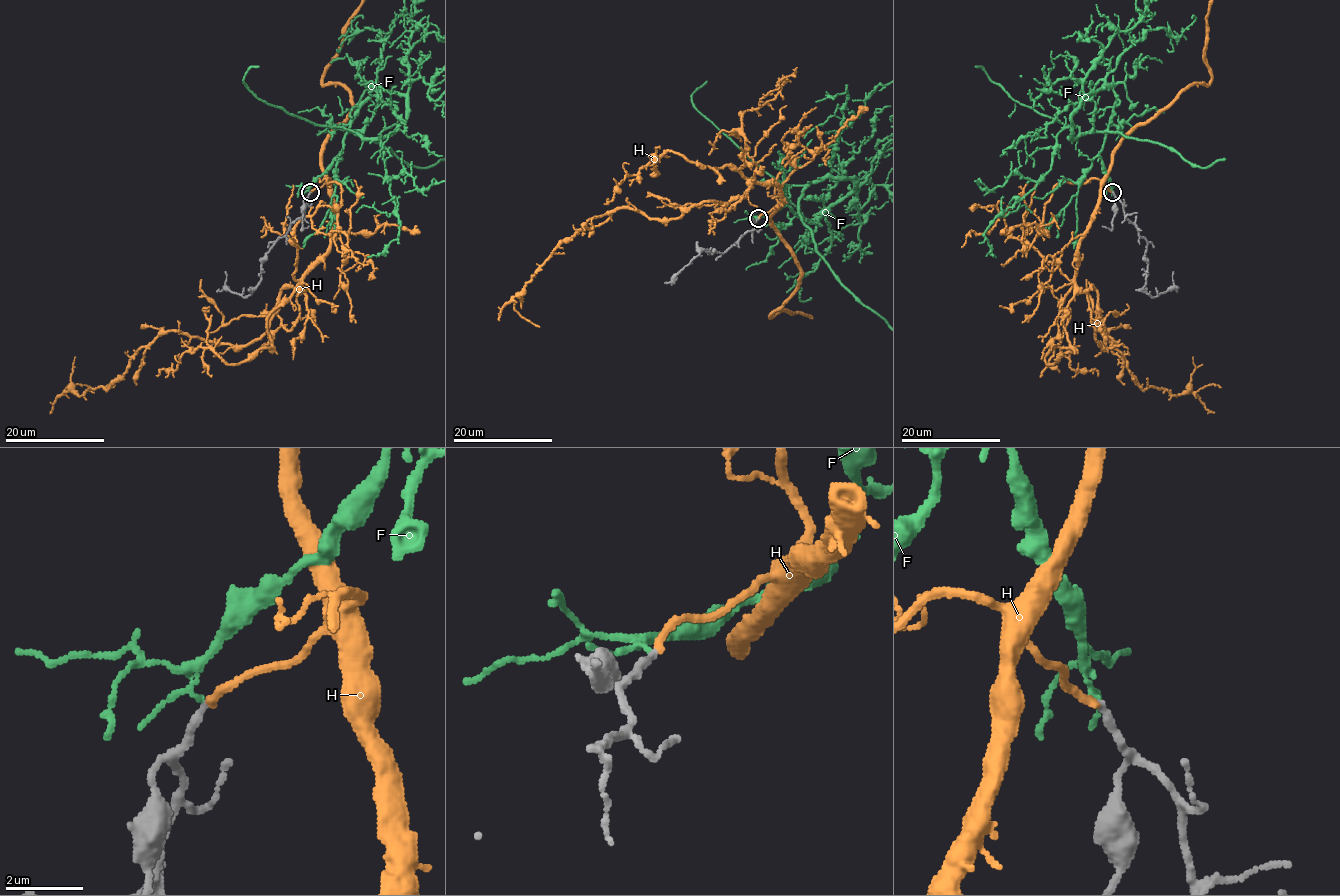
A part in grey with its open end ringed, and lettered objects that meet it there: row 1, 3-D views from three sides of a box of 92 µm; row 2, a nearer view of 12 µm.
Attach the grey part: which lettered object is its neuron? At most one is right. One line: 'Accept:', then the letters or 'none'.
Accept: H

